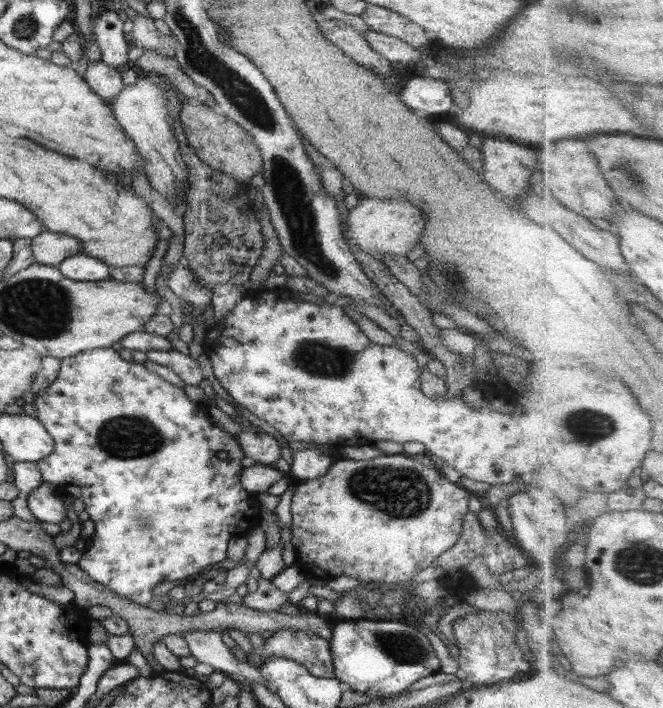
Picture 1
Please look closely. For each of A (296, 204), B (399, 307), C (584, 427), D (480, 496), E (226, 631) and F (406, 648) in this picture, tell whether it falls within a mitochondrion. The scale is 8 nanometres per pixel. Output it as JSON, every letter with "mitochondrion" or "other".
{"A":"mitochondrion","B":"other","C":"mitochondrion","D":"other","E":"other","F":"mitochondrion"}

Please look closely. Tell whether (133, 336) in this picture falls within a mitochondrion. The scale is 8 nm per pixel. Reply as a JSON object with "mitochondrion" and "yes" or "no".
{"mitochondrion":"no"}

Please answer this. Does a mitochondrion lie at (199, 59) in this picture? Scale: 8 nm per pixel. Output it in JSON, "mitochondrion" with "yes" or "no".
{"mitochondrion":"yes"}

